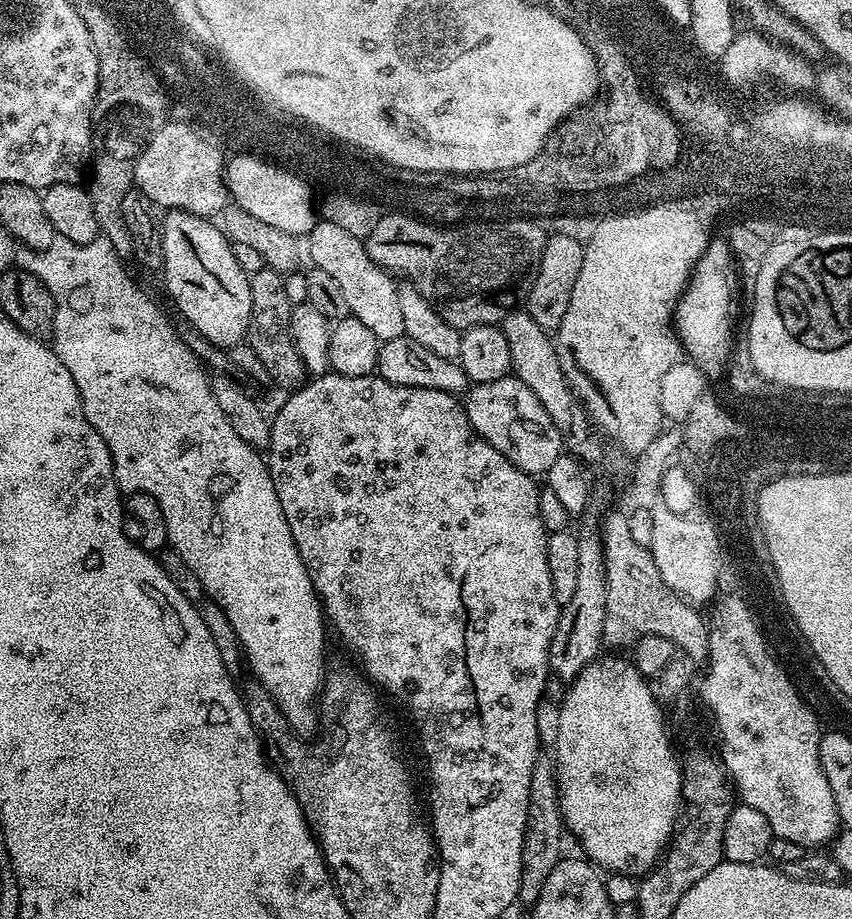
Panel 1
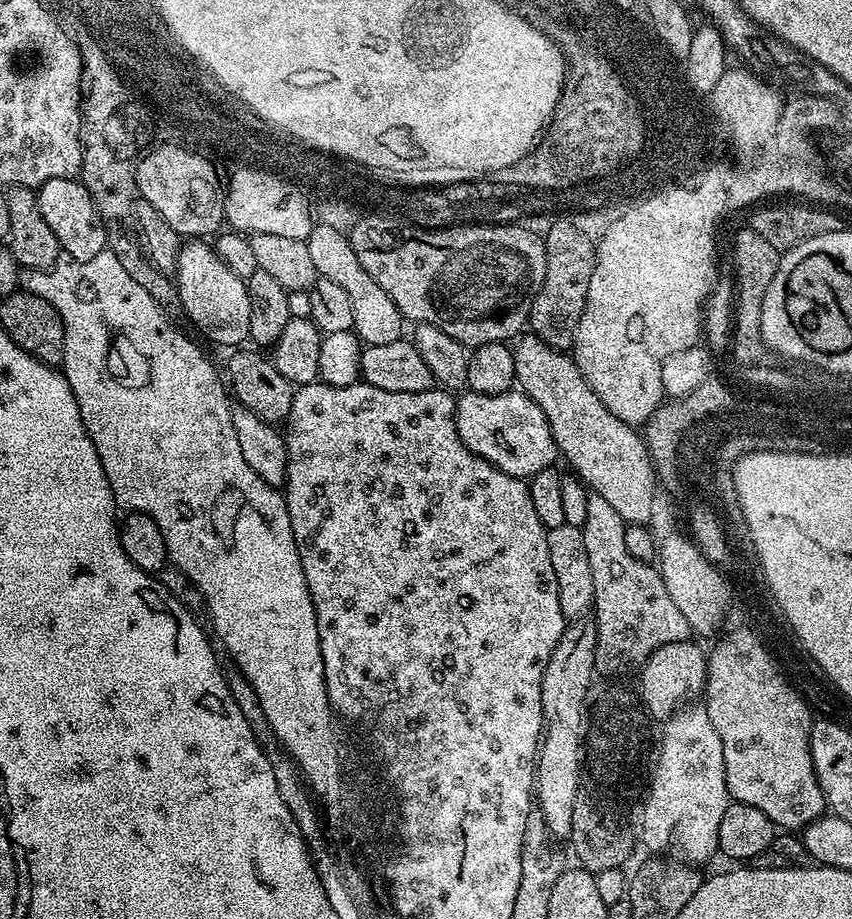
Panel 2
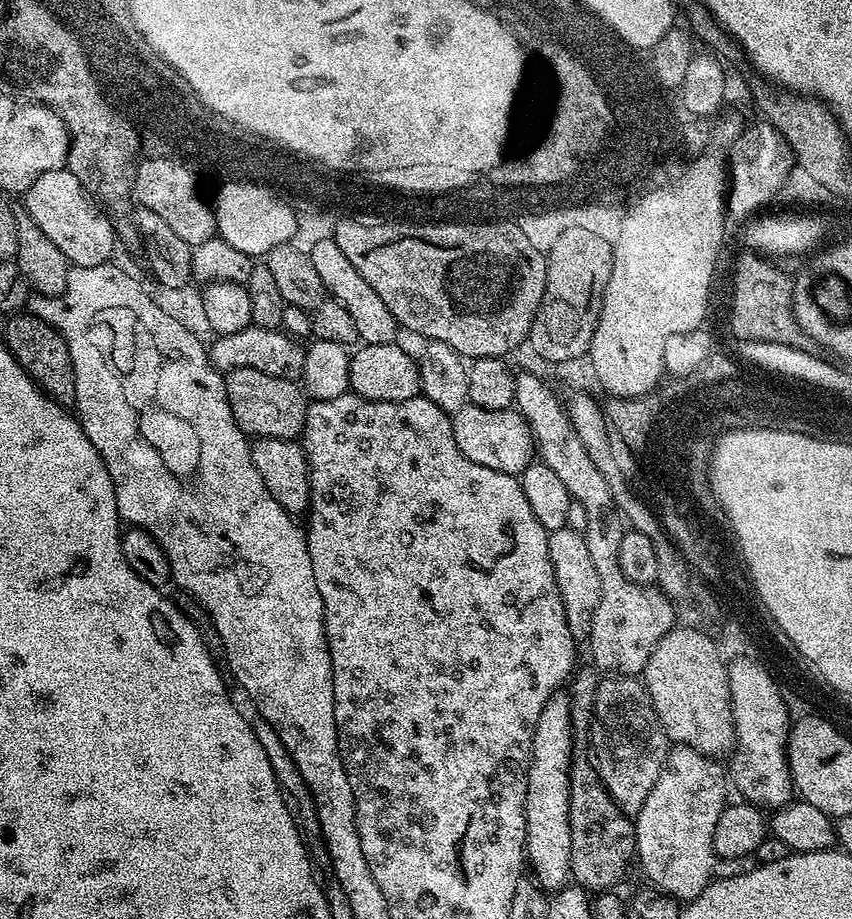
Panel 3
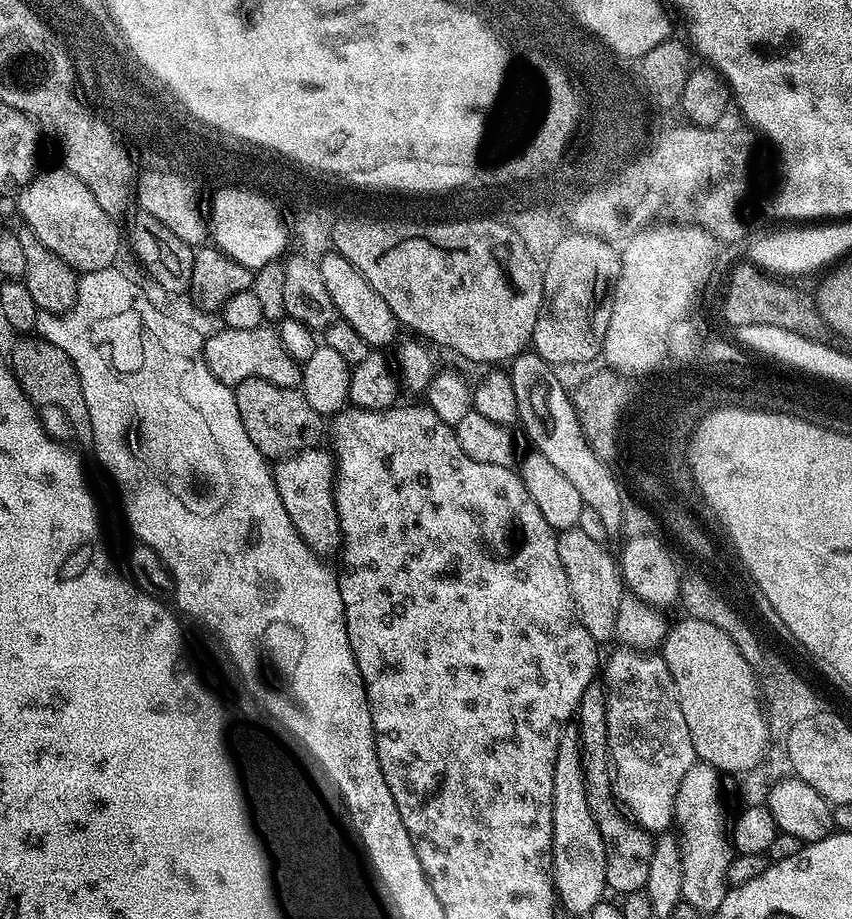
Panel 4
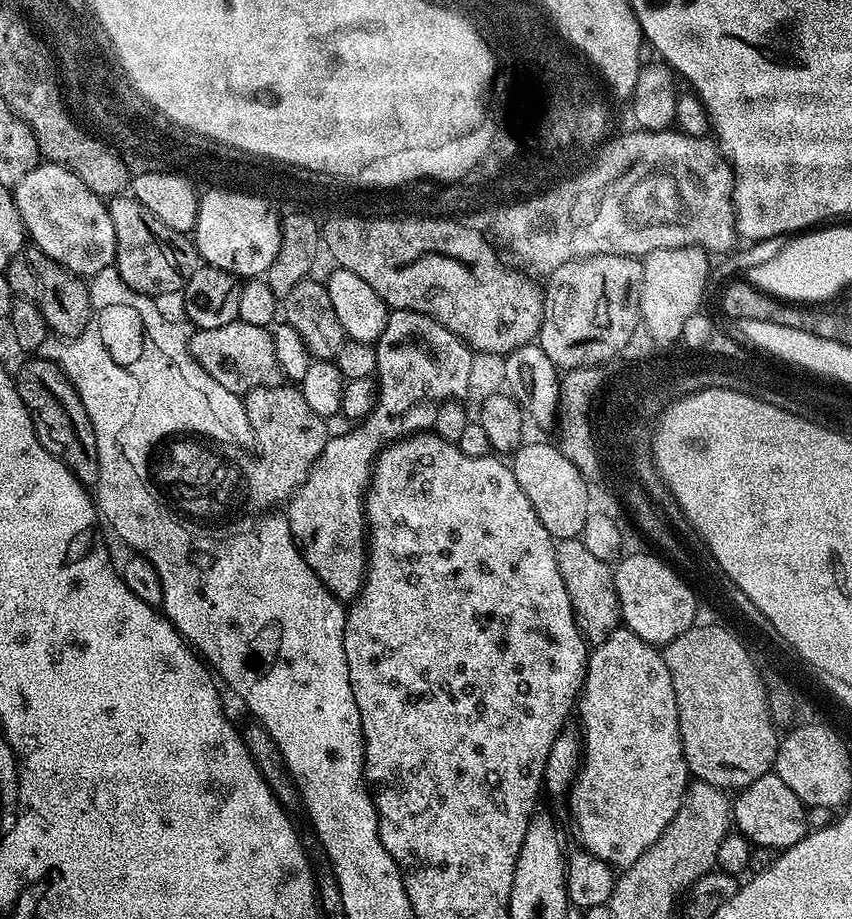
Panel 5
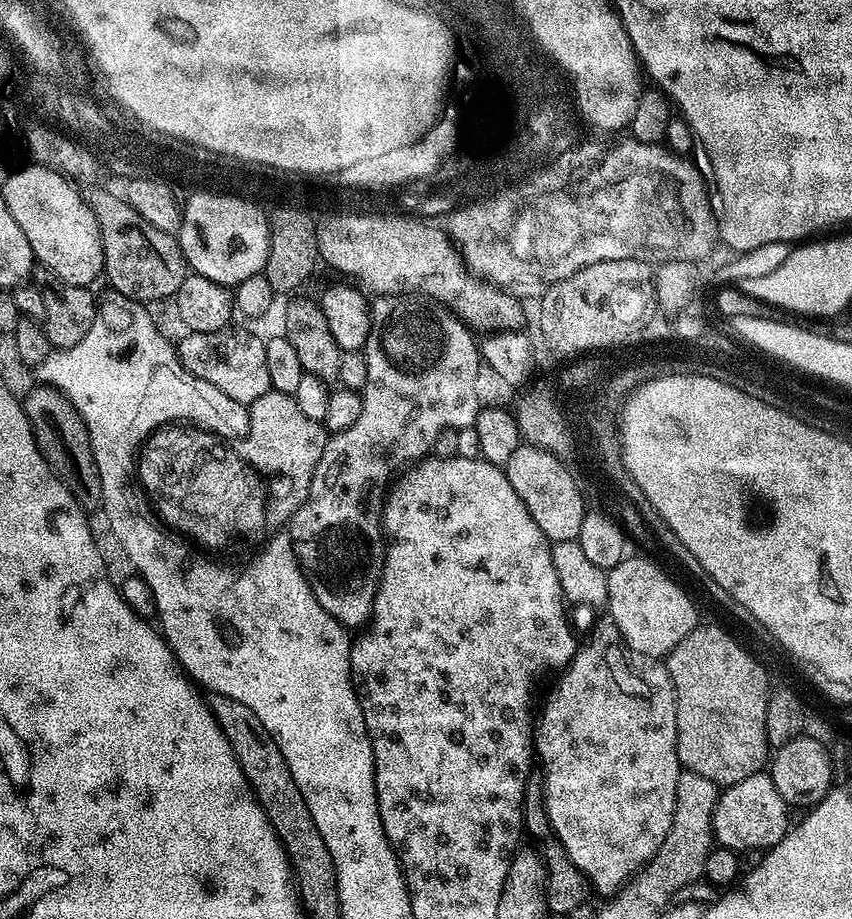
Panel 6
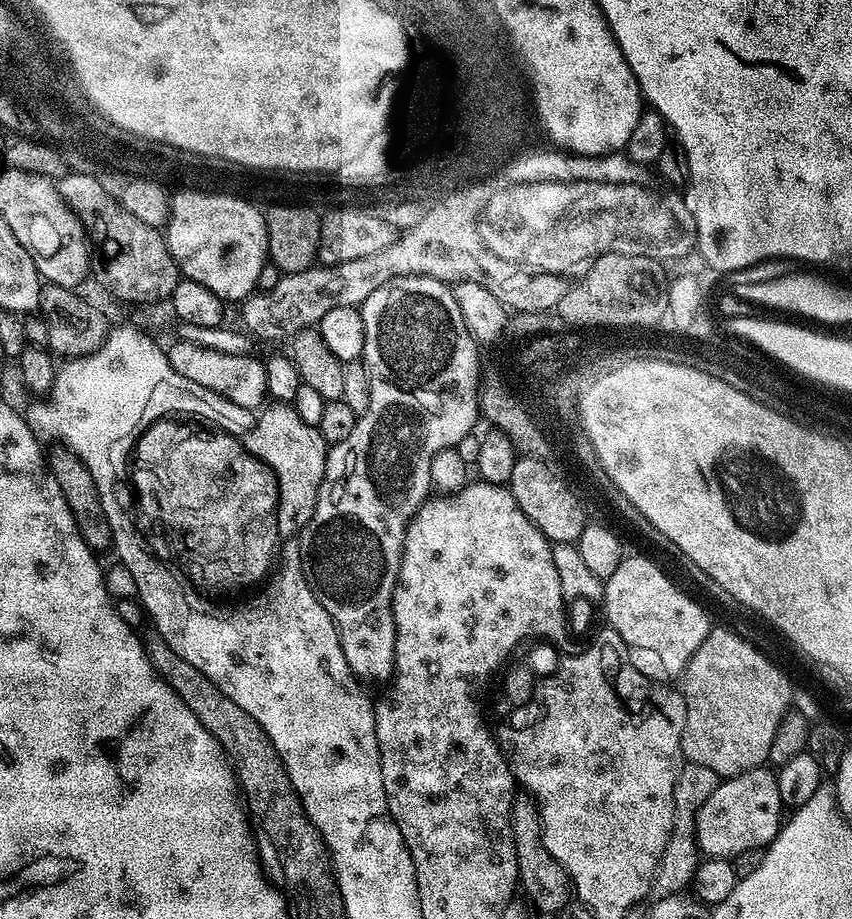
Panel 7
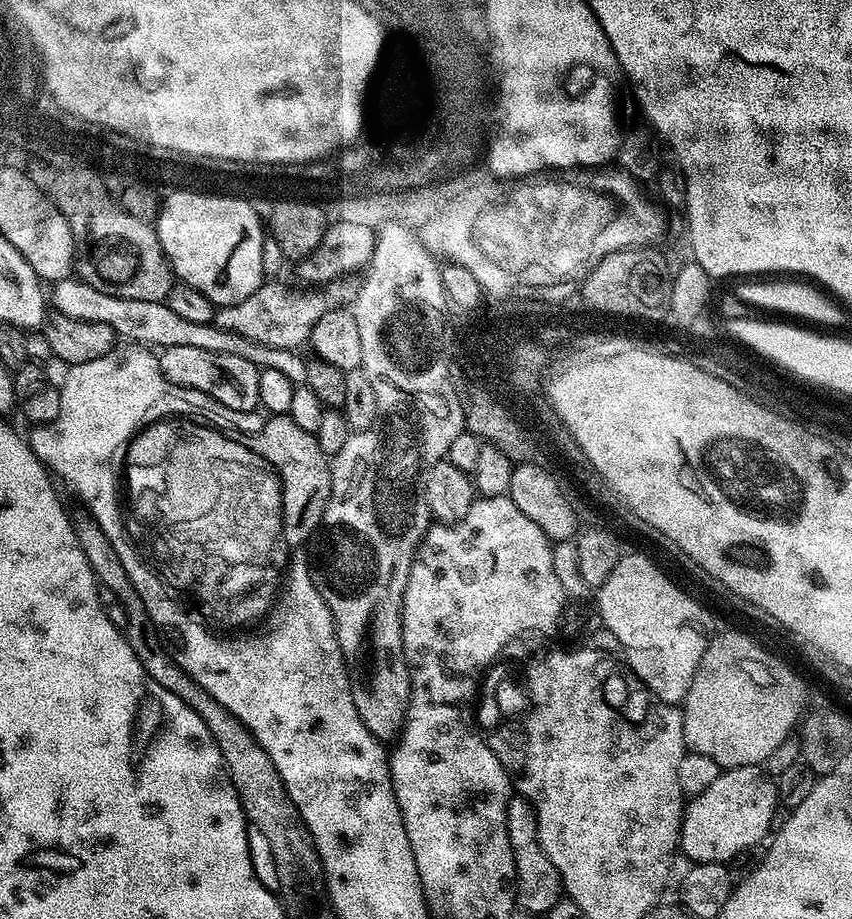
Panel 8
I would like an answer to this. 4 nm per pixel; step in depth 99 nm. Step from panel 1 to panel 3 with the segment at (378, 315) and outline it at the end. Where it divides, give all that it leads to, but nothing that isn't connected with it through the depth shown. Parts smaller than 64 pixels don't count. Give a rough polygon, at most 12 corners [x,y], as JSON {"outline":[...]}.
{"outline":[[331,238],[310,255],[360,340],[393,343],[394,314]]}

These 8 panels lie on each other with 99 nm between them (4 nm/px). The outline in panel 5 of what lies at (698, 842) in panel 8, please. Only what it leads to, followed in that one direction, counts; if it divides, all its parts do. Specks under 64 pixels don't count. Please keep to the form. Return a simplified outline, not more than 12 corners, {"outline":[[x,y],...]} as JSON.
{"outline":[[776,776],[739,789],[734,828],[753,845],[792,848],[805,805]]}

